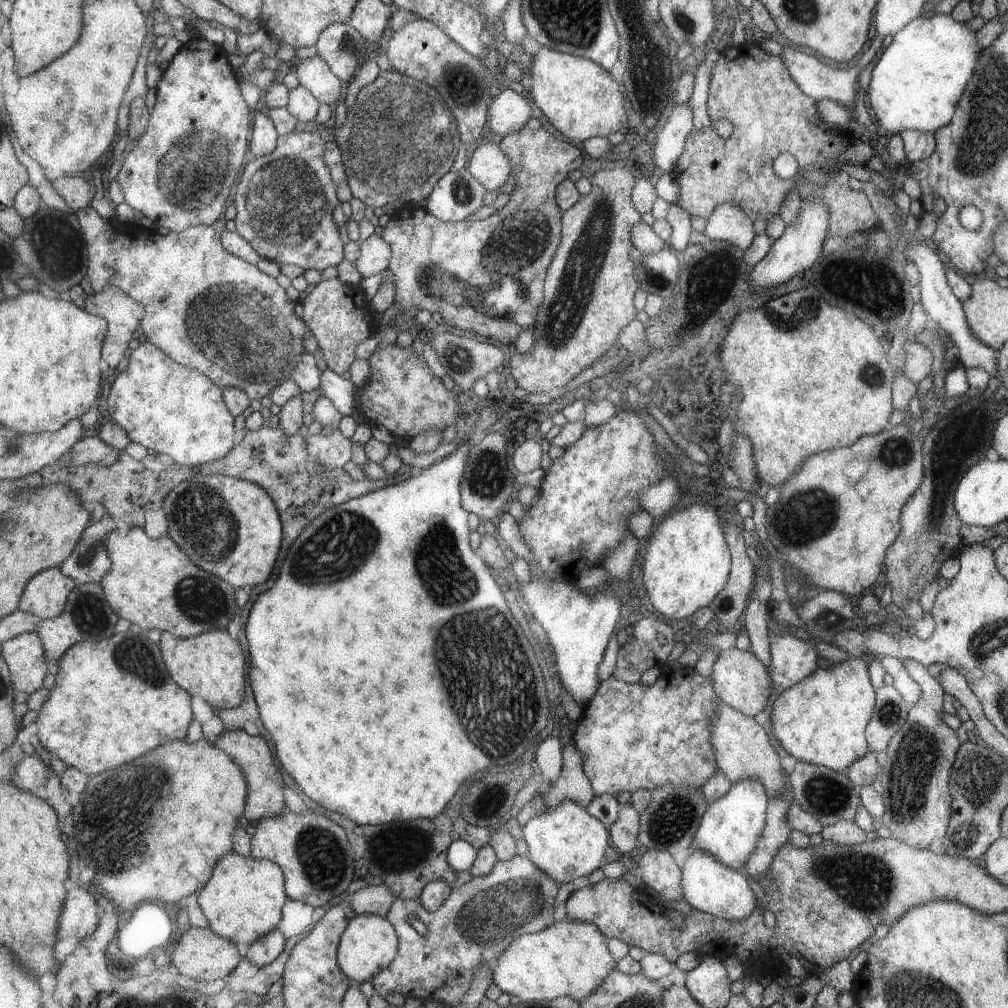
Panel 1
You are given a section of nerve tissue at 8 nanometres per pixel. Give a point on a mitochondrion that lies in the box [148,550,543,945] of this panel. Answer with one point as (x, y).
(314, 848)

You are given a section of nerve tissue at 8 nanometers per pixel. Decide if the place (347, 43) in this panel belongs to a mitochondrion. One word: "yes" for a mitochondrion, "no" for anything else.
no

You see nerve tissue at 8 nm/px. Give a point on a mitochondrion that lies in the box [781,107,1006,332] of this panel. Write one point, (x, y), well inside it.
(898, 309)

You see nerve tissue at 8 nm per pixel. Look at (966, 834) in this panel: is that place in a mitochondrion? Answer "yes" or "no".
yes

